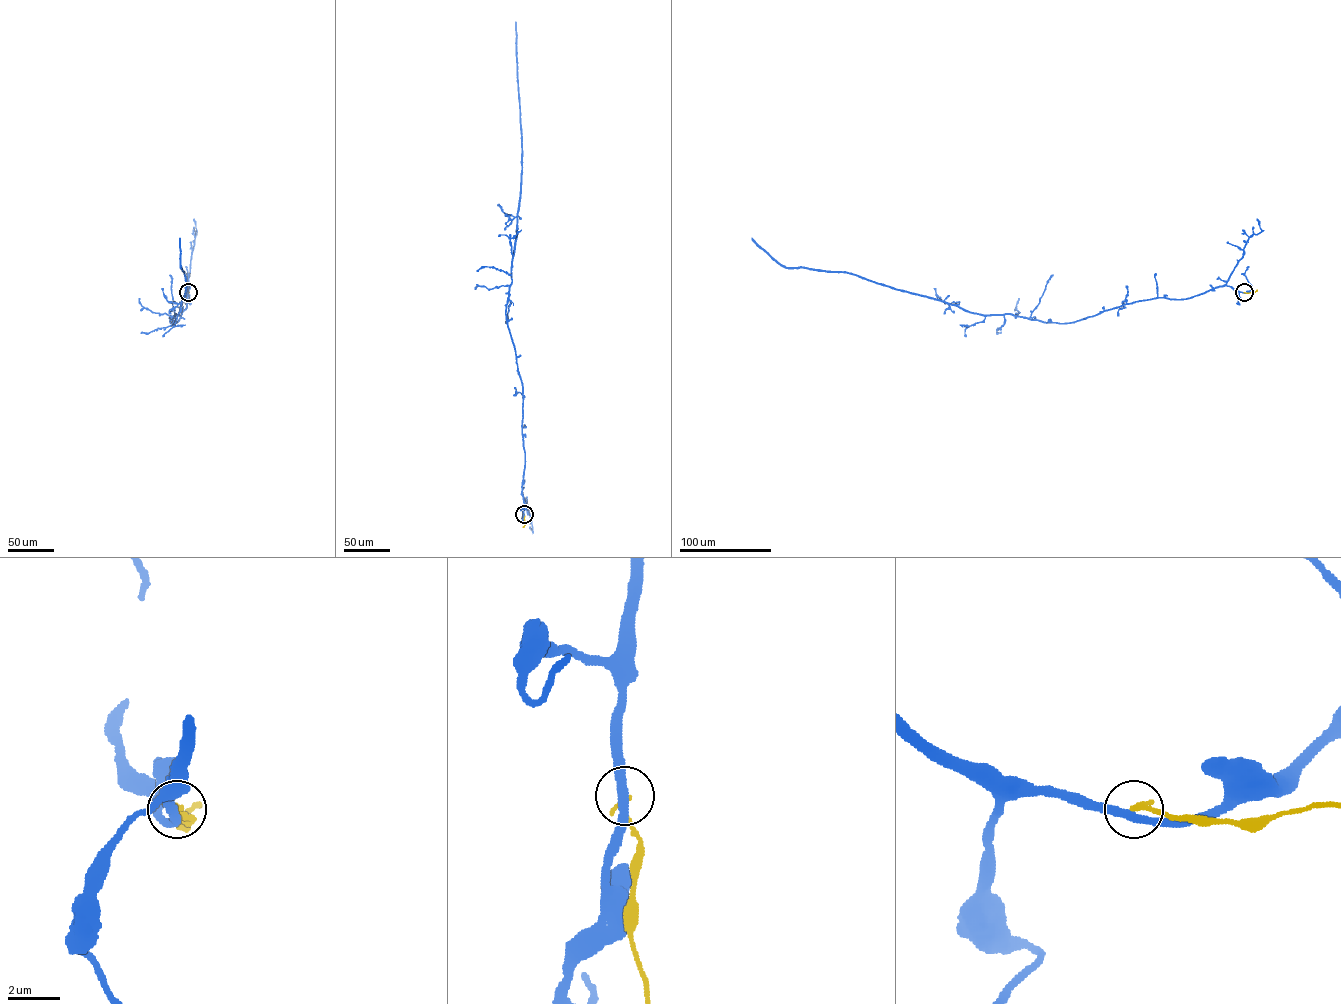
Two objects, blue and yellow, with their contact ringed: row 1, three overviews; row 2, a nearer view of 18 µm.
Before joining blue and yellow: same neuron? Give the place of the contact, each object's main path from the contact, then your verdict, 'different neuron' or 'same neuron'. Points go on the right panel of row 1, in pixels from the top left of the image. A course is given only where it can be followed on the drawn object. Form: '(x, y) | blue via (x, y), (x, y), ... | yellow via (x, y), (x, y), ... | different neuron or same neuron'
(1244, 292) | blue via (1244, 292), (1216, 287), (1046, 322), (969, 312), (846, 272), (784, 267), (752, 238) | yellow via (1244, 292), (1256, 289) | different neuron

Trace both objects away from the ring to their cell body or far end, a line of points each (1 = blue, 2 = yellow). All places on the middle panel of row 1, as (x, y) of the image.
1: (524, 514), (522, 385), (506, 312), (522, 168), (516, 22)
2: (524, 514), (522, 526)

